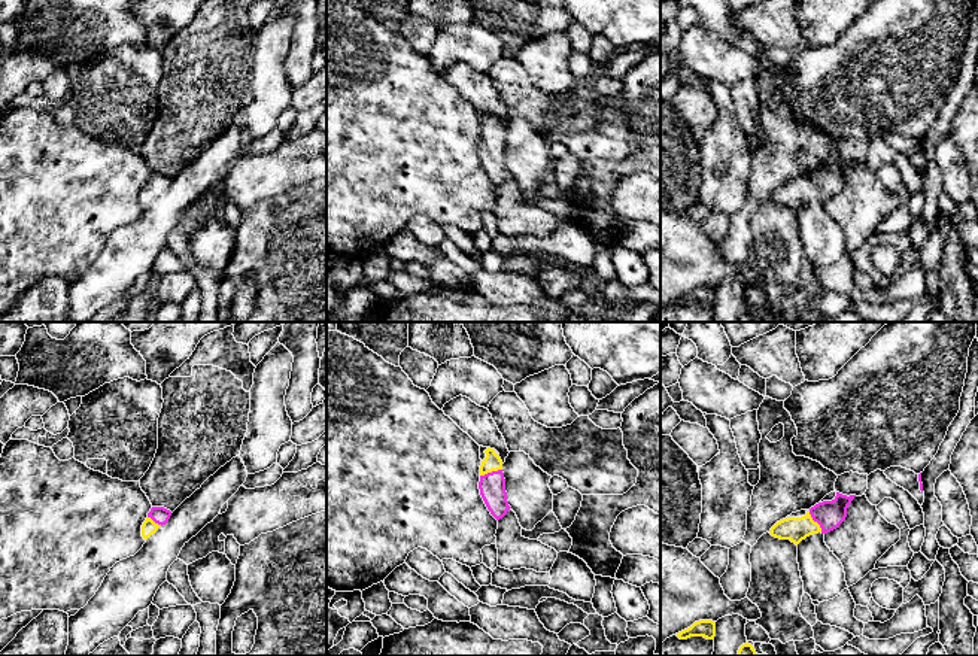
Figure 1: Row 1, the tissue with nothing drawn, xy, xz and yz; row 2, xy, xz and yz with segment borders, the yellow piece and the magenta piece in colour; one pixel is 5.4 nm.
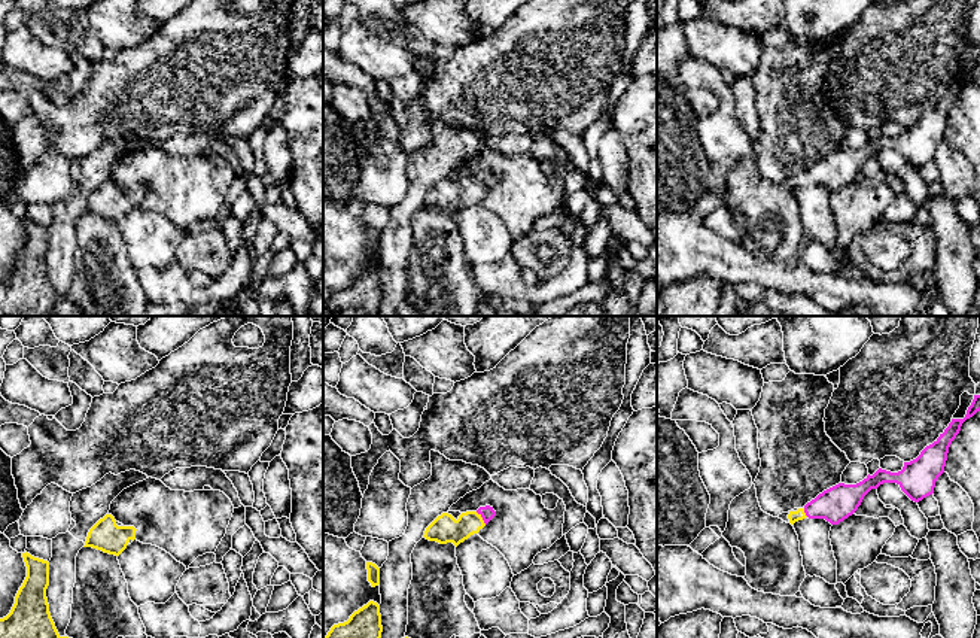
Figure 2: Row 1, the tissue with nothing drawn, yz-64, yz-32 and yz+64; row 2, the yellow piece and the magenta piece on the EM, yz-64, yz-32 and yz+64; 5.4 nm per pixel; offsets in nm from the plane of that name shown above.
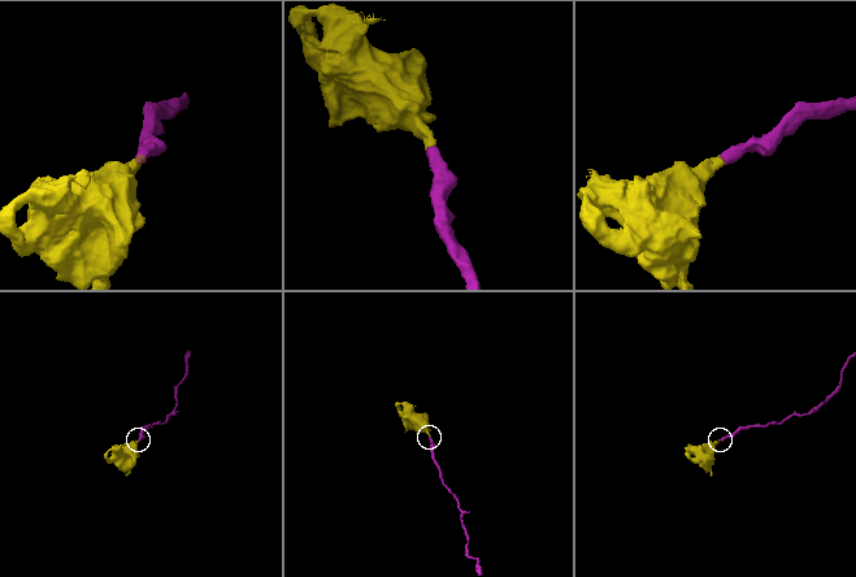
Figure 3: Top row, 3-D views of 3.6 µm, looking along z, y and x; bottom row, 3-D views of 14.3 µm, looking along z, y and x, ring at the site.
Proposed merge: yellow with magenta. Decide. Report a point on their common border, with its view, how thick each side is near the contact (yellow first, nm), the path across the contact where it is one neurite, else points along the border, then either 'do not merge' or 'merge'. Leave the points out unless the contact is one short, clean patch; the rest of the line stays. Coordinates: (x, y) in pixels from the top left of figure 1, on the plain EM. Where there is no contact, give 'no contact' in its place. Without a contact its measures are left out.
xz (491, 137) | 100/140 nm | across xz (492, 128), (491, 137), (492, 152) | merge

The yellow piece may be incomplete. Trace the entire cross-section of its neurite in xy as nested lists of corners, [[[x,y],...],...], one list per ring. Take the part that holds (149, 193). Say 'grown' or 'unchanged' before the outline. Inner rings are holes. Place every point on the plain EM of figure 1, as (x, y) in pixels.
grown; [[[152,173],[142,191],[142,203],[148,206],[160,192],[168,188],[170,182],[171,177],[164,173]]]

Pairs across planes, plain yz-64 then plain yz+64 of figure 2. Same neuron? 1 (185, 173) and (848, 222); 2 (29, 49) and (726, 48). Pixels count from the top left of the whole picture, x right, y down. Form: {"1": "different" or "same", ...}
{"1": "same", "2": "same"}

